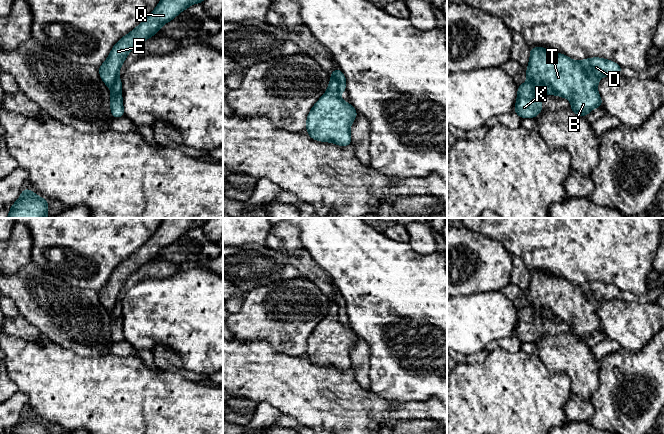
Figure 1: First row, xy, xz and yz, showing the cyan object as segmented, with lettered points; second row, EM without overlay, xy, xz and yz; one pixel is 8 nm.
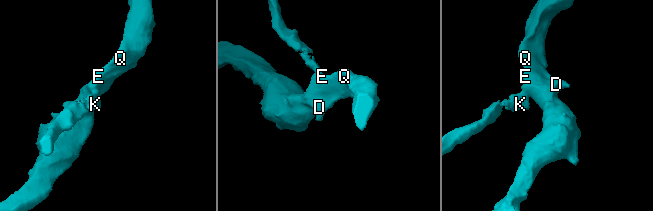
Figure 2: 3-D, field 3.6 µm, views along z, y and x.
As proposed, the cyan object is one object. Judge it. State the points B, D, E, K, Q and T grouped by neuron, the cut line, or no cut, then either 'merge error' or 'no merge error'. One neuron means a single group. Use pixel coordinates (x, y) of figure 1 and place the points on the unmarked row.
B D E Q T / K; cut in xz along (331, 300), (336, 304), (339, 314); merge error

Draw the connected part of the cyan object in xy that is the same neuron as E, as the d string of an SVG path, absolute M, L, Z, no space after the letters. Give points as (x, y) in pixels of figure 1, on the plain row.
M163 218L159 228L151 238L133 255L121 262L112 272L106 285L98 291L99 298L108 311L112 311L121 289L132 272L155 259L162 249L174 243L191 228L202 227L205 218Z

